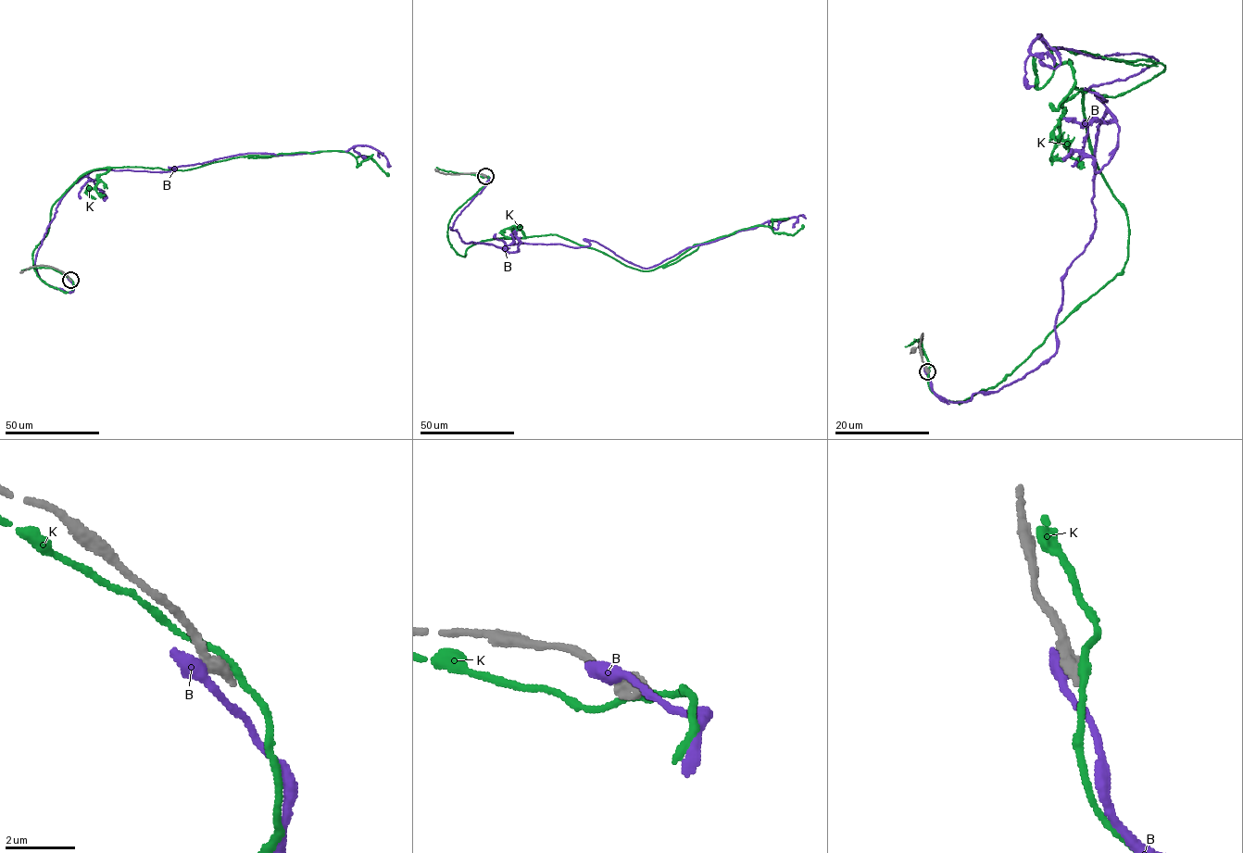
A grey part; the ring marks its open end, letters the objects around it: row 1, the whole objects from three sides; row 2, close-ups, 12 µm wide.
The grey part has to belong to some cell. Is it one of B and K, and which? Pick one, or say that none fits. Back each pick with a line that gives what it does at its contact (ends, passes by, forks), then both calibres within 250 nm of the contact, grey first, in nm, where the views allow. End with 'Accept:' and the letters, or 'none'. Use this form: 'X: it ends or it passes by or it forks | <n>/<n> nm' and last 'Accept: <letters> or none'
Accept: none

